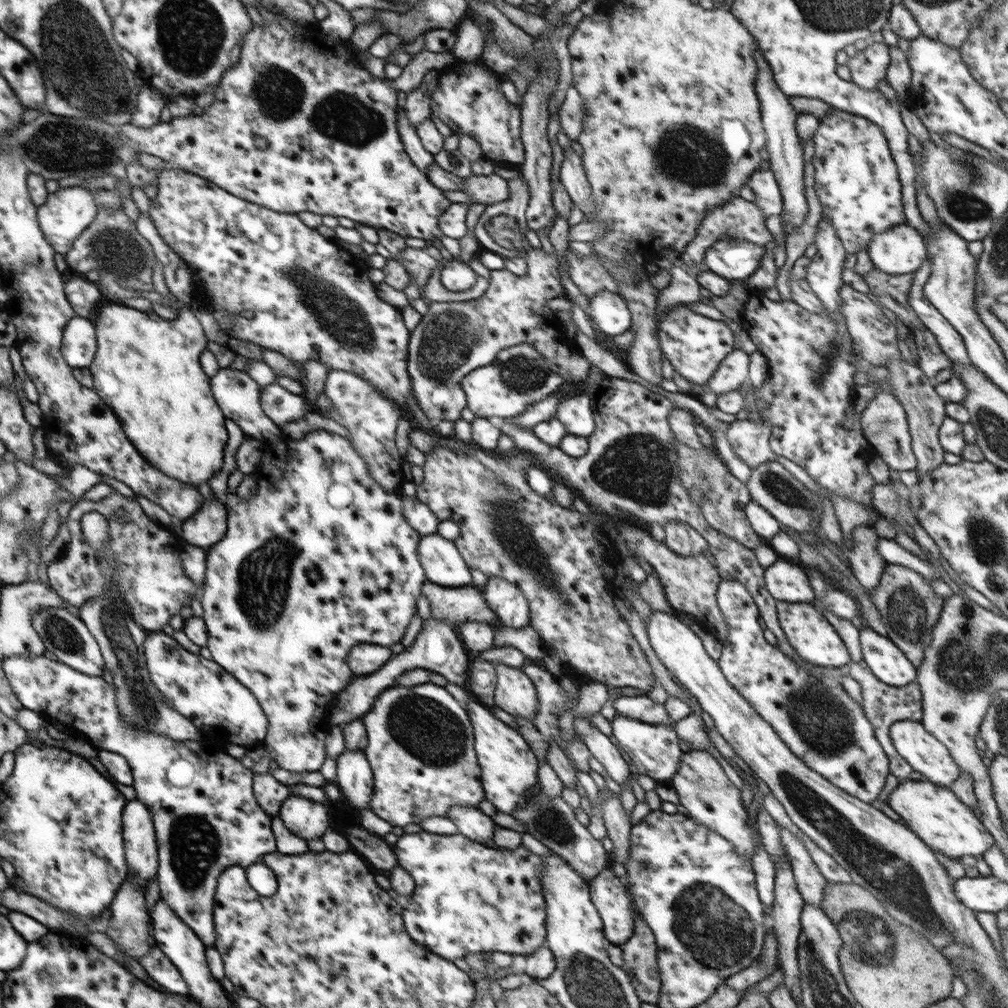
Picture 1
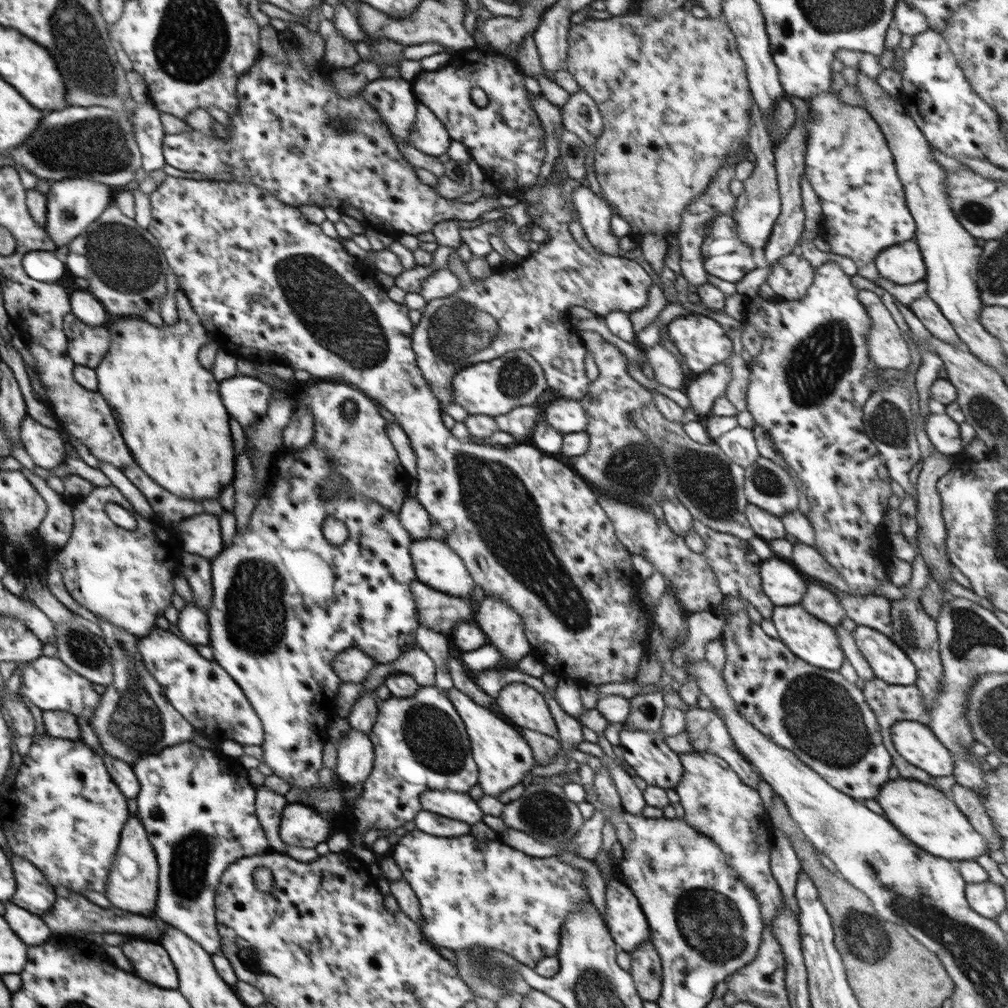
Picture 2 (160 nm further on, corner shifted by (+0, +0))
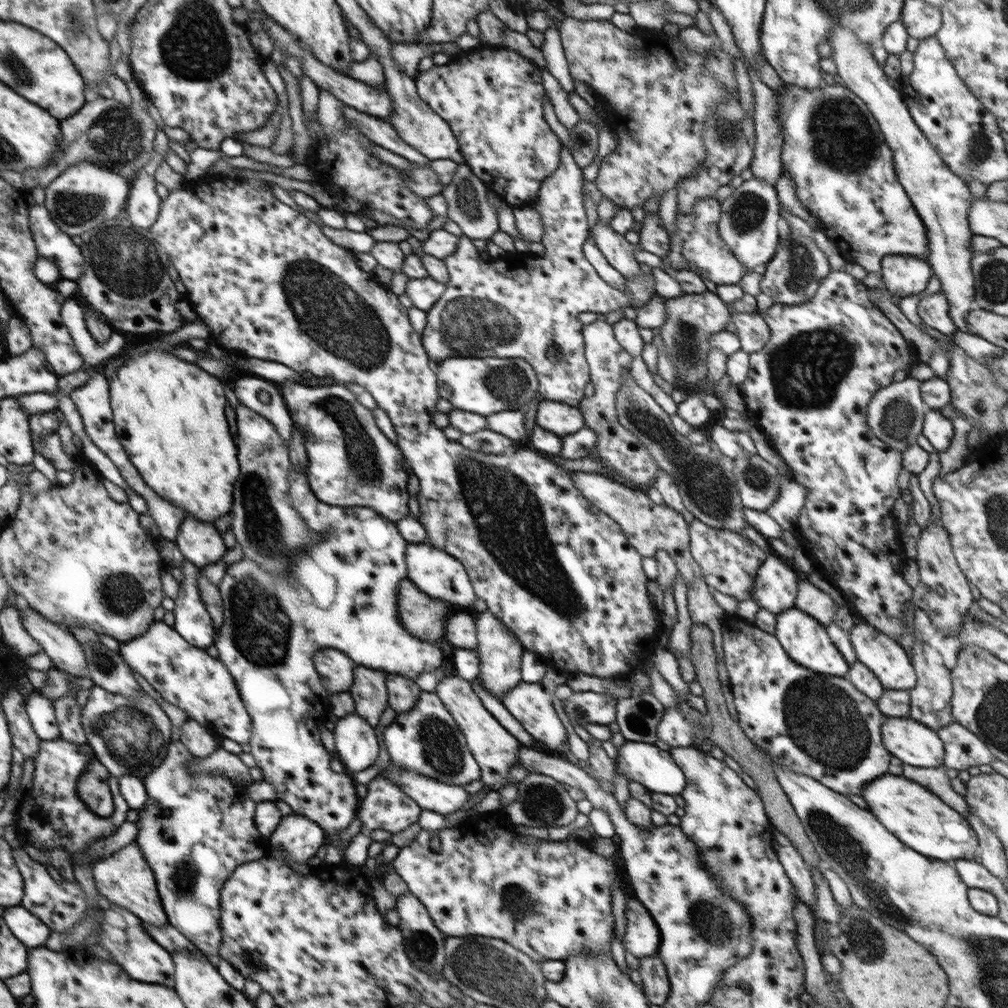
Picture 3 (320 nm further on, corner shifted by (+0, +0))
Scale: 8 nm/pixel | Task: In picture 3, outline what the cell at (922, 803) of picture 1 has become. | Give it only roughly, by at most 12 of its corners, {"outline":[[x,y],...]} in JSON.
{"outline":[[882,776],[868,810],[906,846],[973,860],[969,822],[924,786]]}

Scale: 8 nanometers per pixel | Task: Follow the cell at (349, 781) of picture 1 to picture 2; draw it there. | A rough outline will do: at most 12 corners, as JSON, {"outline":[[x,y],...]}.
{"outline":[[351,727],[339,742],[335,779],[364,782],[375,759],[369,736]]}

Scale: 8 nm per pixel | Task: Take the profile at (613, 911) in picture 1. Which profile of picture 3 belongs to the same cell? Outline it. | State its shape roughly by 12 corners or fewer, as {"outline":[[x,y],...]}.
{"outline":[[627,898],[623,946],[638,959],[657,955],[661,934],[636,898]]}

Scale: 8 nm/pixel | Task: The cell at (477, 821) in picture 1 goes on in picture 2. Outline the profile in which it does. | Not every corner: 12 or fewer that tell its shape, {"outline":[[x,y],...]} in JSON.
{"outline":[[430,789],[422,809],[470,826],[485,814],[468,793]]}

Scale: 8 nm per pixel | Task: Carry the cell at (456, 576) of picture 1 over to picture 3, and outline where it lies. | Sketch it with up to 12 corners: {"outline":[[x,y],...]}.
{"outline":[[408,544],[407,578],[458,610],[477,596],[457,558]]}

